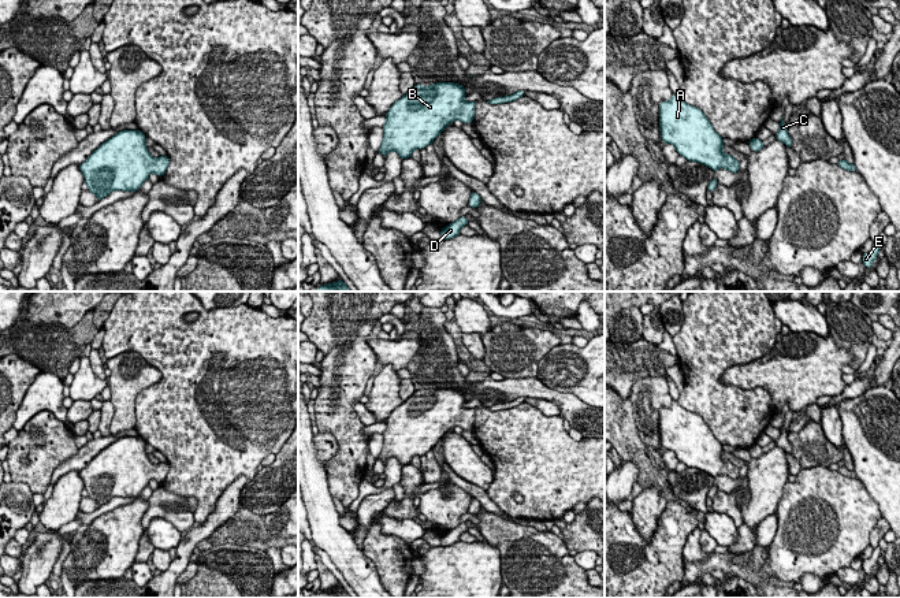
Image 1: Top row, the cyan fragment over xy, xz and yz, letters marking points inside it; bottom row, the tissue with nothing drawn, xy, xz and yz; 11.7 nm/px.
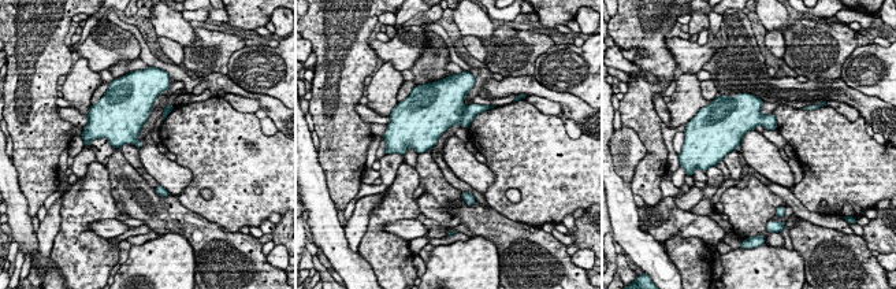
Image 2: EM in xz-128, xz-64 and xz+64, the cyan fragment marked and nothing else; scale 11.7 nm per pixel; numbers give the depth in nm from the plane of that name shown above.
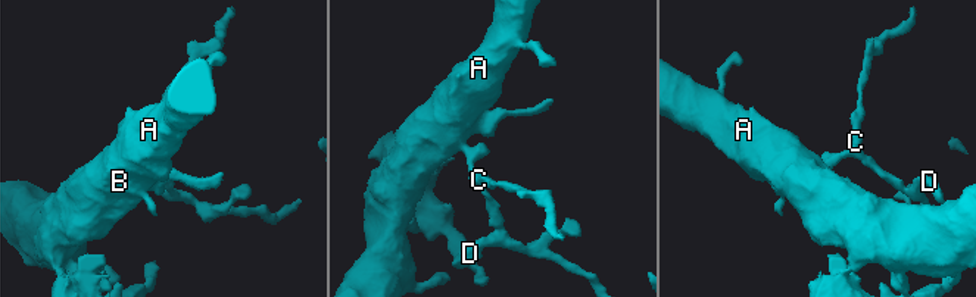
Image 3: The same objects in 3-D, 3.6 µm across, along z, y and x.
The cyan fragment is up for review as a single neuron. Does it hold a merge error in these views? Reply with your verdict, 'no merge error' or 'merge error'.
merge error

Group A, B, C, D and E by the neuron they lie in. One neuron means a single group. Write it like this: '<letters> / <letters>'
A B C D / E

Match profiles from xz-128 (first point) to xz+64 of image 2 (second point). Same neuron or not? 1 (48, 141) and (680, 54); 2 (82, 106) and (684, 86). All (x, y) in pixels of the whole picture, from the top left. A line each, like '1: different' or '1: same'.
1: different
2: same

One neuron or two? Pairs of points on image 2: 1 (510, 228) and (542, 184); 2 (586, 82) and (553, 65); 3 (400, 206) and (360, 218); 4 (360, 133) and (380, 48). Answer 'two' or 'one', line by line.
1: two
2: one
3: two
4: two

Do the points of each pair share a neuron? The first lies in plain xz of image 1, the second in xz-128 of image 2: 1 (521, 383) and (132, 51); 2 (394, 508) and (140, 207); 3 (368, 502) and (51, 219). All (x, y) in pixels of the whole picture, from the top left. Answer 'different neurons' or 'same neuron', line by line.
1: different neurons
2: different neurons
3: same neuron

